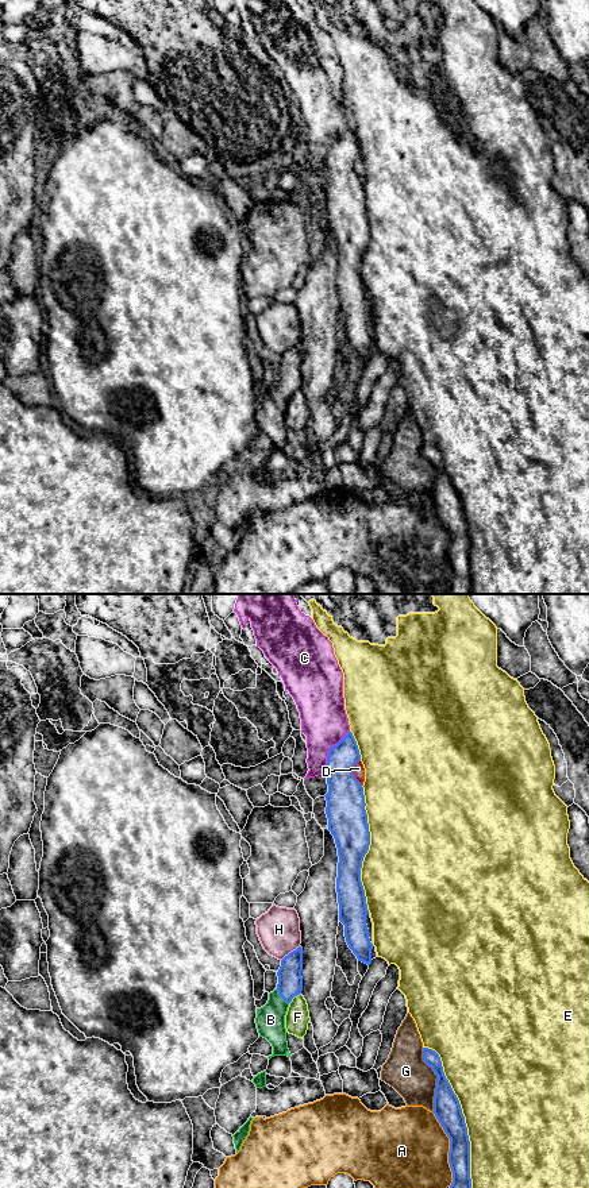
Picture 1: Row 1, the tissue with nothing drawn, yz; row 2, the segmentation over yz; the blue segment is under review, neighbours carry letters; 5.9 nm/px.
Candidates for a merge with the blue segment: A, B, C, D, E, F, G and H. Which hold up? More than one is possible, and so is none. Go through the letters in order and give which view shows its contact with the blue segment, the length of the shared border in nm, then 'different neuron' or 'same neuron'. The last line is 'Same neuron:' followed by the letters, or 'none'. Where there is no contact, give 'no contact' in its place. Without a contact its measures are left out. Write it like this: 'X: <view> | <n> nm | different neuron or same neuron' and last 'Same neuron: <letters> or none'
A: yz | 460 nm | different neuron
B: yz | 130 nm | same neuron
C: yz | 300 nm | different neuron
D: yz | 160 nm | different neuron
E: yz | 900 nm | different neuron
F: yz | 100 nm | different neuron
G: yz | 400 nm | different neuron
H: yz | 140 nm | different neuron
Same neuron: B

